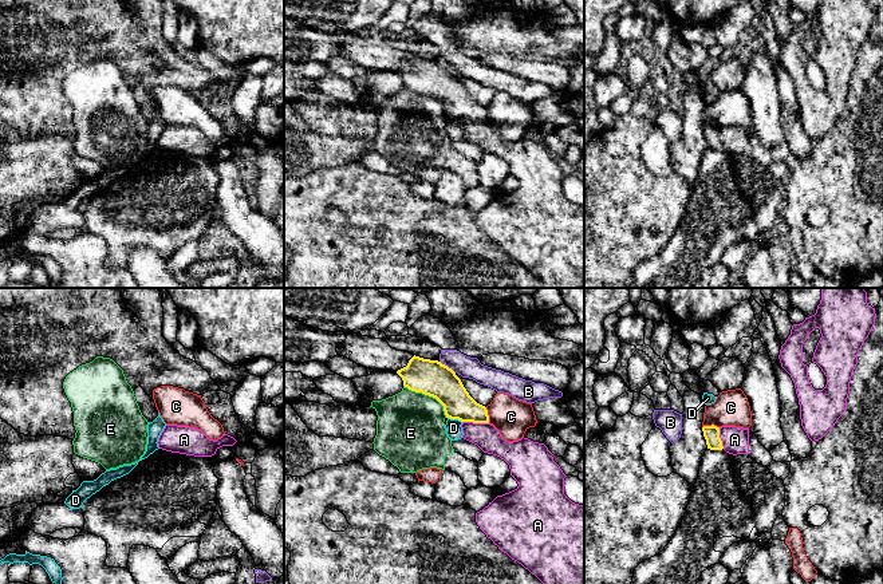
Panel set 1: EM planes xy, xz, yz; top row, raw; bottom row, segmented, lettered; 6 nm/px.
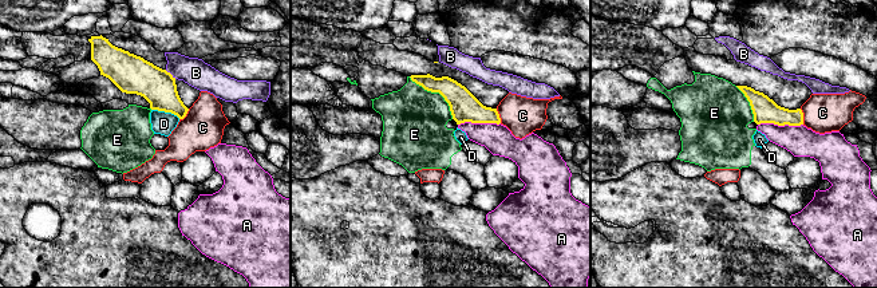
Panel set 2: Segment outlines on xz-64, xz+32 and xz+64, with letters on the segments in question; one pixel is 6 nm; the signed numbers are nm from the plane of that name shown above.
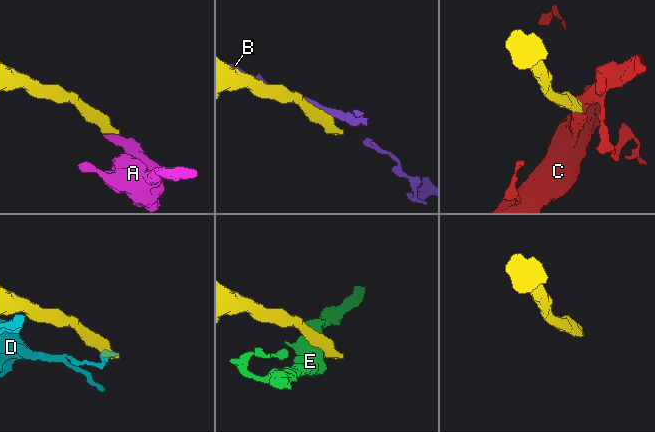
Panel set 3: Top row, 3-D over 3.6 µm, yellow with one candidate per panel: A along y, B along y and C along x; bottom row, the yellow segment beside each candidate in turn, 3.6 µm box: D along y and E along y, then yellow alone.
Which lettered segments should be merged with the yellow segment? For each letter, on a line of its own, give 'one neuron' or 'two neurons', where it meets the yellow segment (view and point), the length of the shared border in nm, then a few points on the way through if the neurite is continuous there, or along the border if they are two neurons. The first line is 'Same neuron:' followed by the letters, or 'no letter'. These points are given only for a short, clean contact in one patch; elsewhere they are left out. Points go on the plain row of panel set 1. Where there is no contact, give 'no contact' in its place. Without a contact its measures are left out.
Same neuron: A
A: one neuron; meets yellow in xz at (476, 122); contact 150 nm long; runs through xz (449, 91), (476, 122), (487, 137)
B: two neurons; meets yellow in xz at (446, 66); contact 120 nm long; border along xz (440, 60), (454, 72)
C: two neurons; meets yellow in yz at (712, 125); contact 100 nm long; border along yz (718, 126), (709, 125), (702, 127)
D: two neurons; meets yellow in xz at (456, 118); contact 100 nm long
E: two neurons; meets yellow in xz at (429, 95); contact 320 nm long; border along xz (403, 85), (412, 90), (432, 95), (442, 106), (446, 117)

